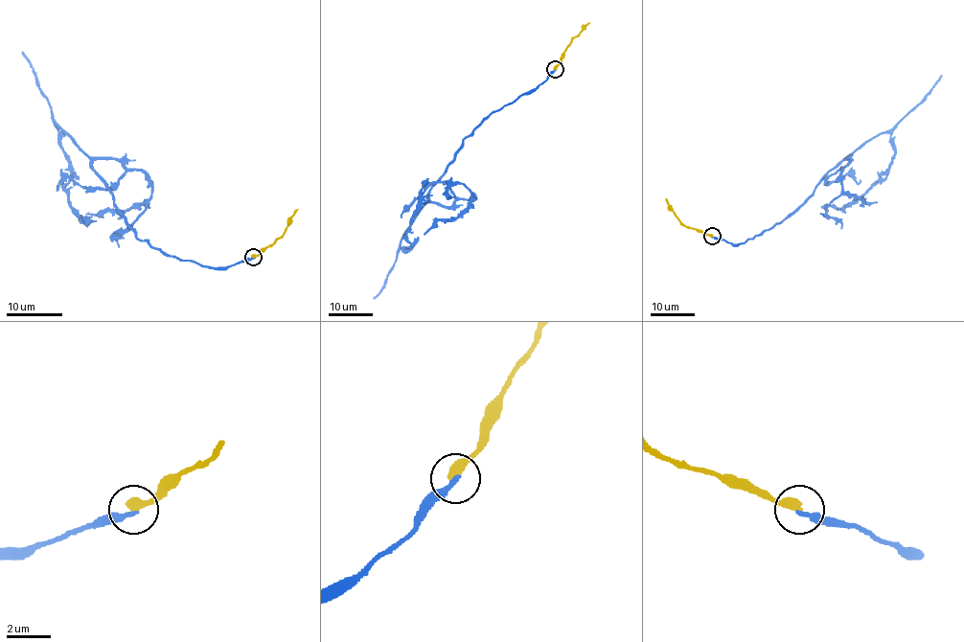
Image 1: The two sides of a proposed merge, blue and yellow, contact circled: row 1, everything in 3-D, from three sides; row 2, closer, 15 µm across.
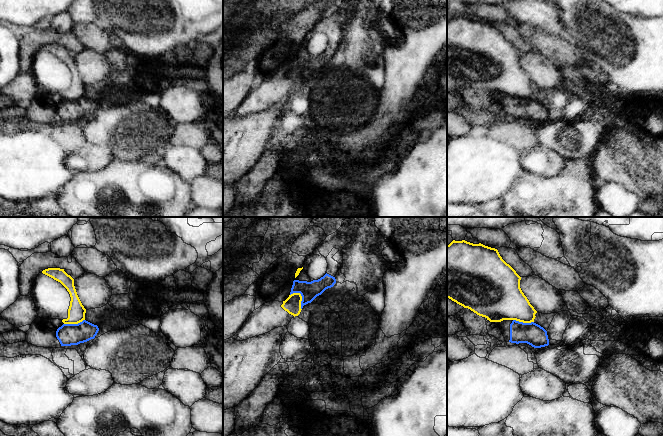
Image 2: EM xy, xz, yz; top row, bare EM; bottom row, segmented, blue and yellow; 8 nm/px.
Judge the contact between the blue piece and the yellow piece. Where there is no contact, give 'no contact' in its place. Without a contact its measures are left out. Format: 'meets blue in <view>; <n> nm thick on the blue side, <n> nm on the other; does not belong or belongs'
meets blue in xz; 150 nm thick on the blue side, 140 nm on the other; does not belong

